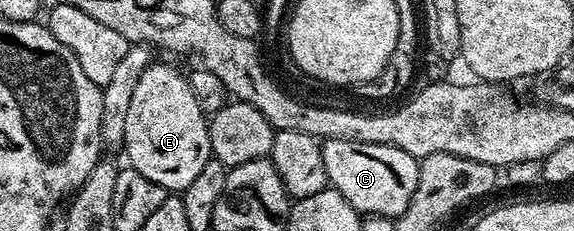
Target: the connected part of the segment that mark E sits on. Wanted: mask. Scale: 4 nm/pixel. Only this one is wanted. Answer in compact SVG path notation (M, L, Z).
M160 60L142 72L142 80L134 88L134 97L130 99L130 112L126 116L126 136L124 137L123 153L128 153L127 165L131 169L142 172L146 180L154 180L154 184L162 184L169 192L183 192L190 188L190 183L198 177L198 172L206 168L213 158L212 145L208 135L209 119L198 108L198 100L194 100L194 92L190 88L187 77L179 74L172 66L163 66Z

